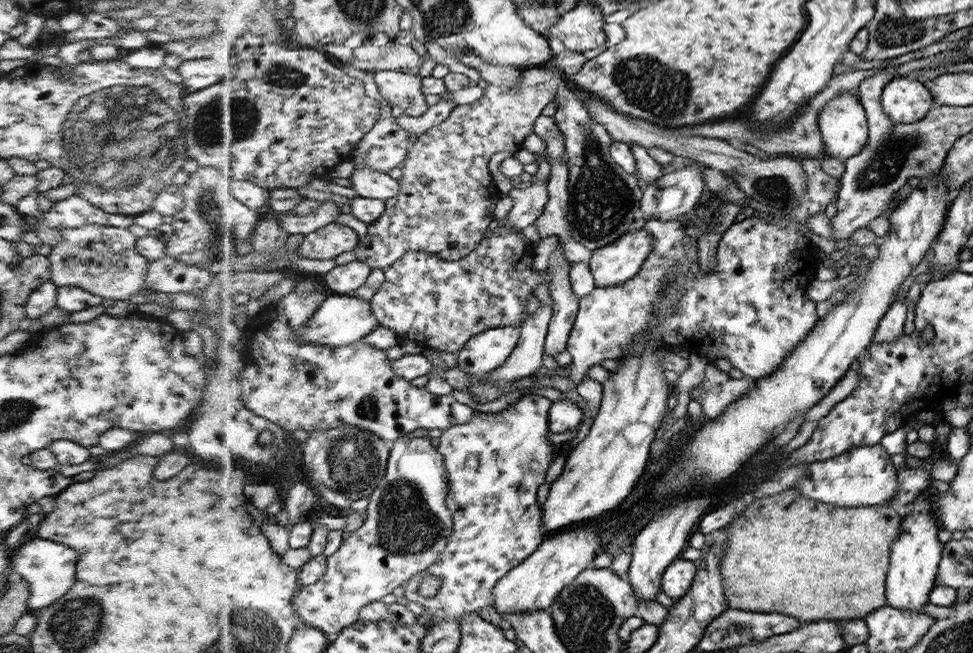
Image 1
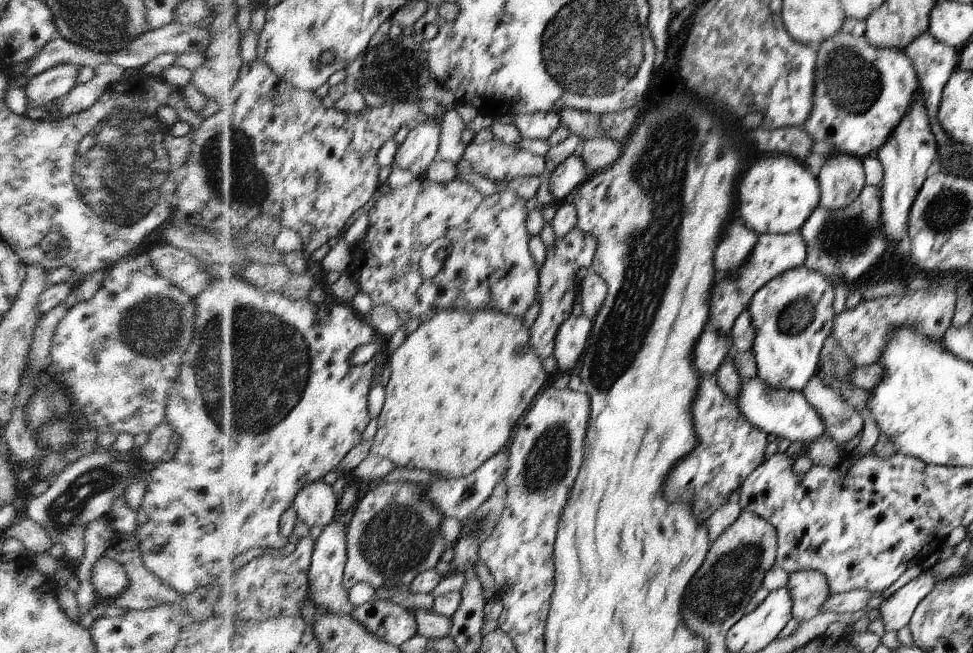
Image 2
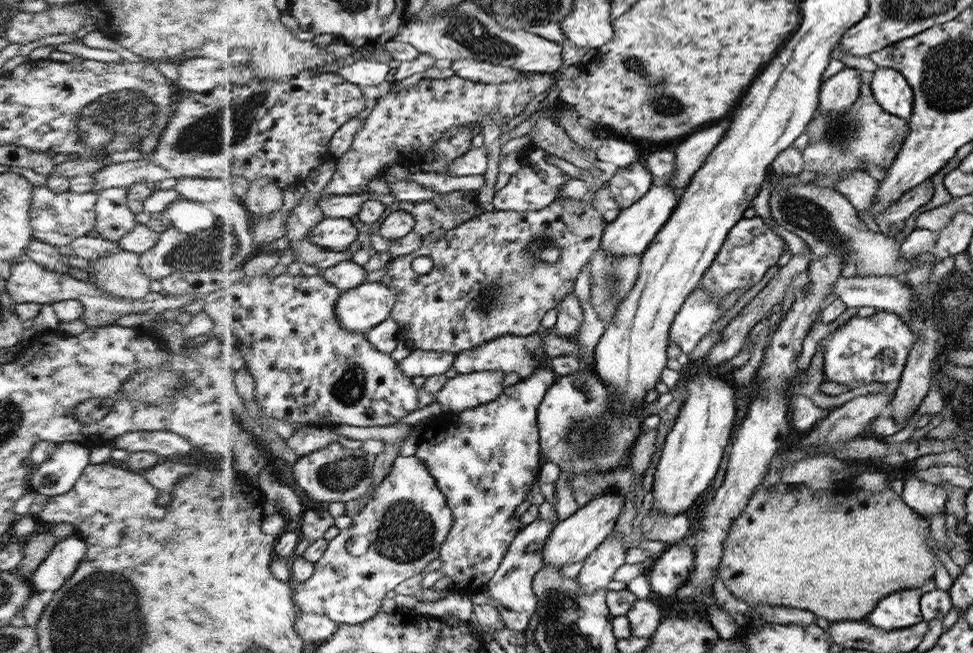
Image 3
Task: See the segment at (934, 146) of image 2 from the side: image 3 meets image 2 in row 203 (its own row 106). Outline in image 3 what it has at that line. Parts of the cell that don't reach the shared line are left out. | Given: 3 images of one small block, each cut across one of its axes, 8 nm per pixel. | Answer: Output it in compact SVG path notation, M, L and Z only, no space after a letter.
M878 67L871 87L875 99L890 114L907 120L913 114L915 92L900 71Z

